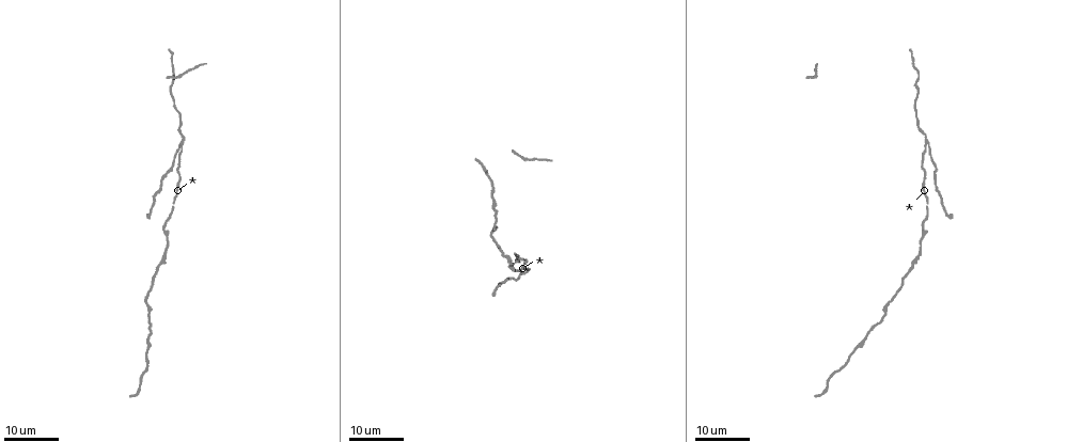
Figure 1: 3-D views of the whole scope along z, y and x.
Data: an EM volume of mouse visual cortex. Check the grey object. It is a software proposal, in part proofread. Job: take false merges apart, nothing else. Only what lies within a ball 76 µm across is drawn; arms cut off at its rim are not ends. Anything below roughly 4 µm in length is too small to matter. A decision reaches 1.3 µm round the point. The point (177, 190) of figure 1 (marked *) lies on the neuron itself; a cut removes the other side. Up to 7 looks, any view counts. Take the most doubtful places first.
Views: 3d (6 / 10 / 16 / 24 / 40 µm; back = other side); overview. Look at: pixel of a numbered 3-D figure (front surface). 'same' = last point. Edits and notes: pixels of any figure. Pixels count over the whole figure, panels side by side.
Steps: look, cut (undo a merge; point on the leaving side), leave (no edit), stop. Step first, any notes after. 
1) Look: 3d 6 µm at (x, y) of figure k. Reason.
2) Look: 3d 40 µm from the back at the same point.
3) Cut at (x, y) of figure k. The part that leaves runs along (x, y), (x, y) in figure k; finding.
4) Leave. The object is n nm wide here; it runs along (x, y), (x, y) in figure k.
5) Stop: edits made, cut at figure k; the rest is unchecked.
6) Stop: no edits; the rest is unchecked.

Look: 3d 24 µm at (527, 271) of figure 1. Side arm on a straight run.

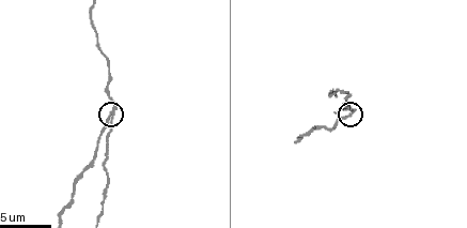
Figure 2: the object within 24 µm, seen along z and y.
Look: 3d 10 µm at (349, 114) of figure 2. Zoom in.

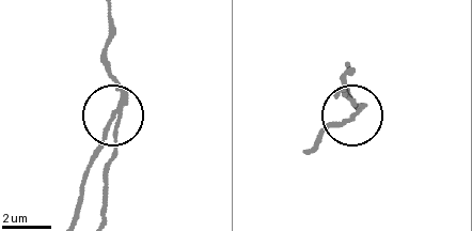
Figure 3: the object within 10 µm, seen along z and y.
Cut at (106, 135) of figure 3. 3 arms meet here; a second neuron is stuck on.

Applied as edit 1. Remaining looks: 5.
Look: 3d 16 µm at (150, 347) of figure 1. Sudden change in width.

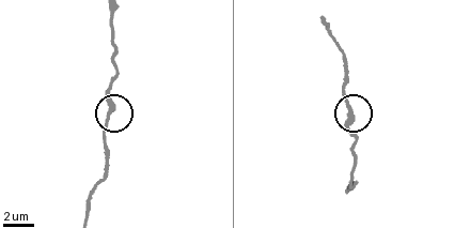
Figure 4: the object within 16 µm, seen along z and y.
Look: 3d 10 µm at (347, 106) of figure 4.

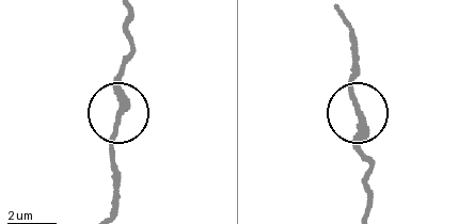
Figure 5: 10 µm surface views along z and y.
Look: 3d 10 µm from the back at (362, 116) of figure 5.

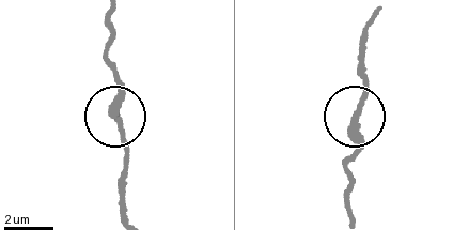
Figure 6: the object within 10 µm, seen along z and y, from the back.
Leave. One neuron here.

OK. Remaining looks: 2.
Look: 3d 24 µm at (922, 226) of figure 1. Thick turns thin.

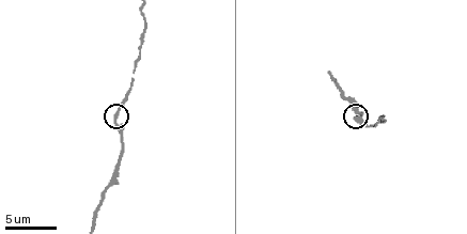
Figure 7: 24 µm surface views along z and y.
Look: 3d 6 µm at (115, 116) of figure 7. Closer look.

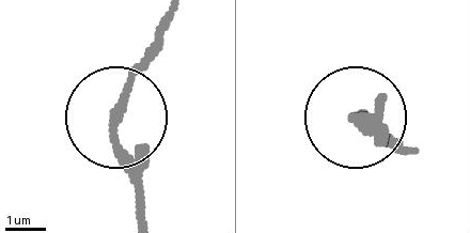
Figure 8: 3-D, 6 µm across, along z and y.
Leave. It runs along (171, 20), (113, 123), (143, 215) in figure 8; all the same neuron.

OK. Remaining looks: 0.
Stop: edits made, cut at figure 3; the rest is unchecked.

